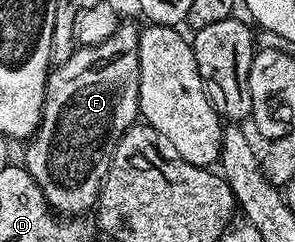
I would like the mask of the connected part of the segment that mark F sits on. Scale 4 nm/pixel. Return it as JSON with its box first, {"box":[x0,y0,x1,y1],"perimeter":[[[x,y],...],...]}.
{"box":[25,23,140,218],"perimeter":[[[120,23],[116,32],[99,45],[85,45],[76,47],[75,53],[72,54],[64,64],[57,64],[52,67],[47,78],[47,93],[43,99],[43,117],[39,123],[39,128],[30,140],[26,141],[27,161],[25,167],[33,179],[37,182],[37,186],[41,186],[41,194],[45,194],[47,204],[51,207],[52,212],[62,214],[67,218],[79,218],[96,207],[97,197],[103,180],[109,174],[109,166],[113,158],[113,150],[117,146],[117,142],[125,134],[125,130],[129,130],[132,124],[140,119],[139,114],[139,34],[140,25]]]}

